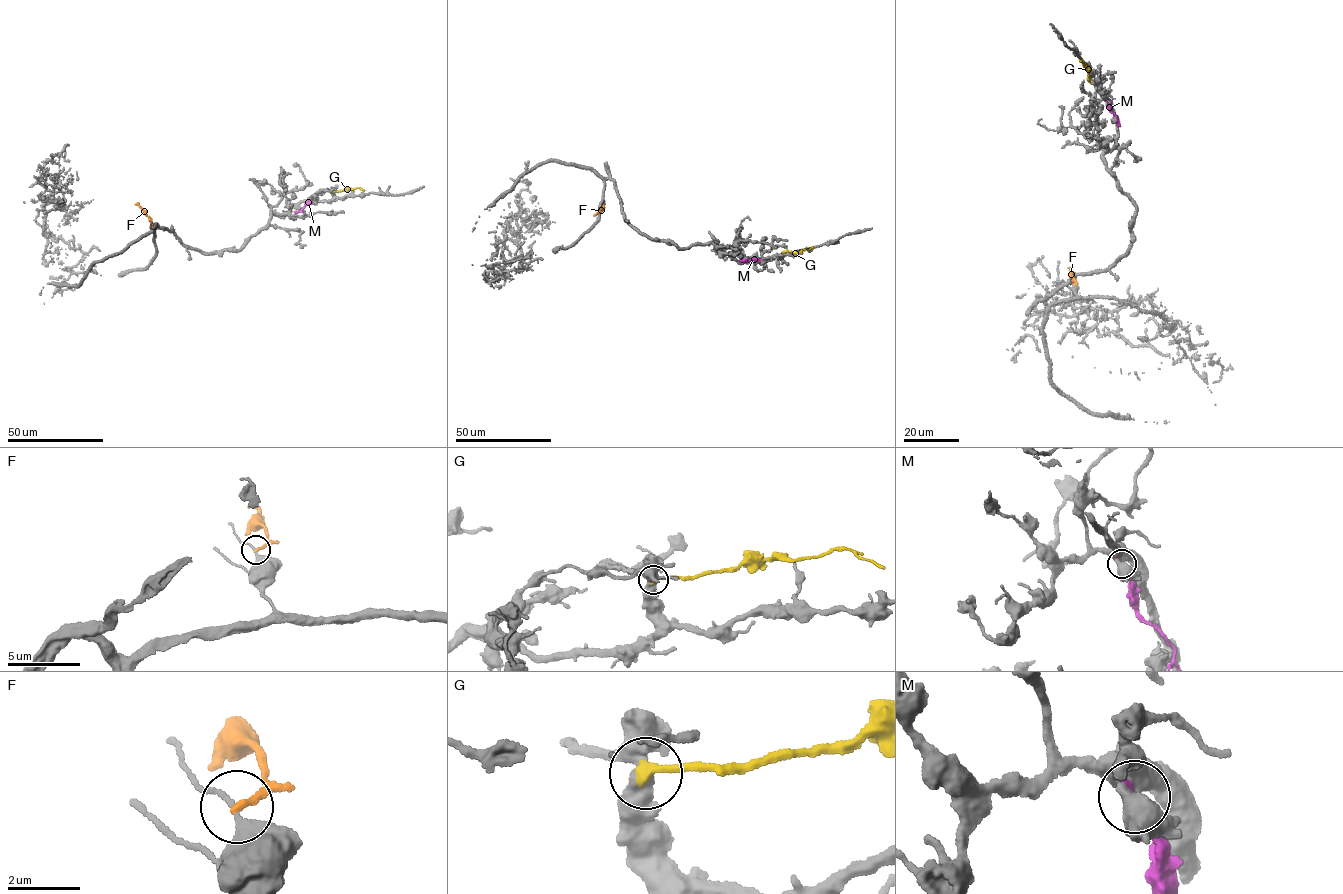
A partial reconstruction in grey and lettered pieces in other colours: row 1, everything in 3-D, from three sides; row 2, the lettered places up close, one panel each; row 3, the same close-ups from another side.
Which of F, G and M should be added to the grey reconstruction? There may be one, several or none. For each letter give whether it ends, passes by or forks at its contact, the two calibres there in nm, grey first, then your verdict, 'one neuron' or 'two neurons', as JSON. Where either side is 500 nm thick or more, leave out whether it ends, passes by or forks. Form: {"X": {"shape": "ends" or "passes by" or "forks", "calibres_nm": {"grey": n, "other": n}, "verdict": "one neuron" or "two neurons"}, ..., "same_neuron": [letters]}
{"F": {"shape": "ends", "calibres_nm": {"grey": 220, "other": 200}, "verdict": "two neurons"}, "G": {"shape": "ends", "calibres_nm": {"grey": 440, "other": 320}, "verdict": "one neuron"}, "M": {"calibres_nm": {"grey": 600, "other": 280}, "verdict": "two neurons"}, "same_neuron": ["G"]}

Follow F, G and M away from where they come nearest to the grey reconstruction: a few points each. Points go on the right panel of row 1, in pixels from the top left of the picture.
F: (1073, 284), (1074, 276), (1069, 275), (1071, 270)
G: (1090, 82), (1086, 66), (1080, 60)
M: (1107, 101), (1117, 125)

